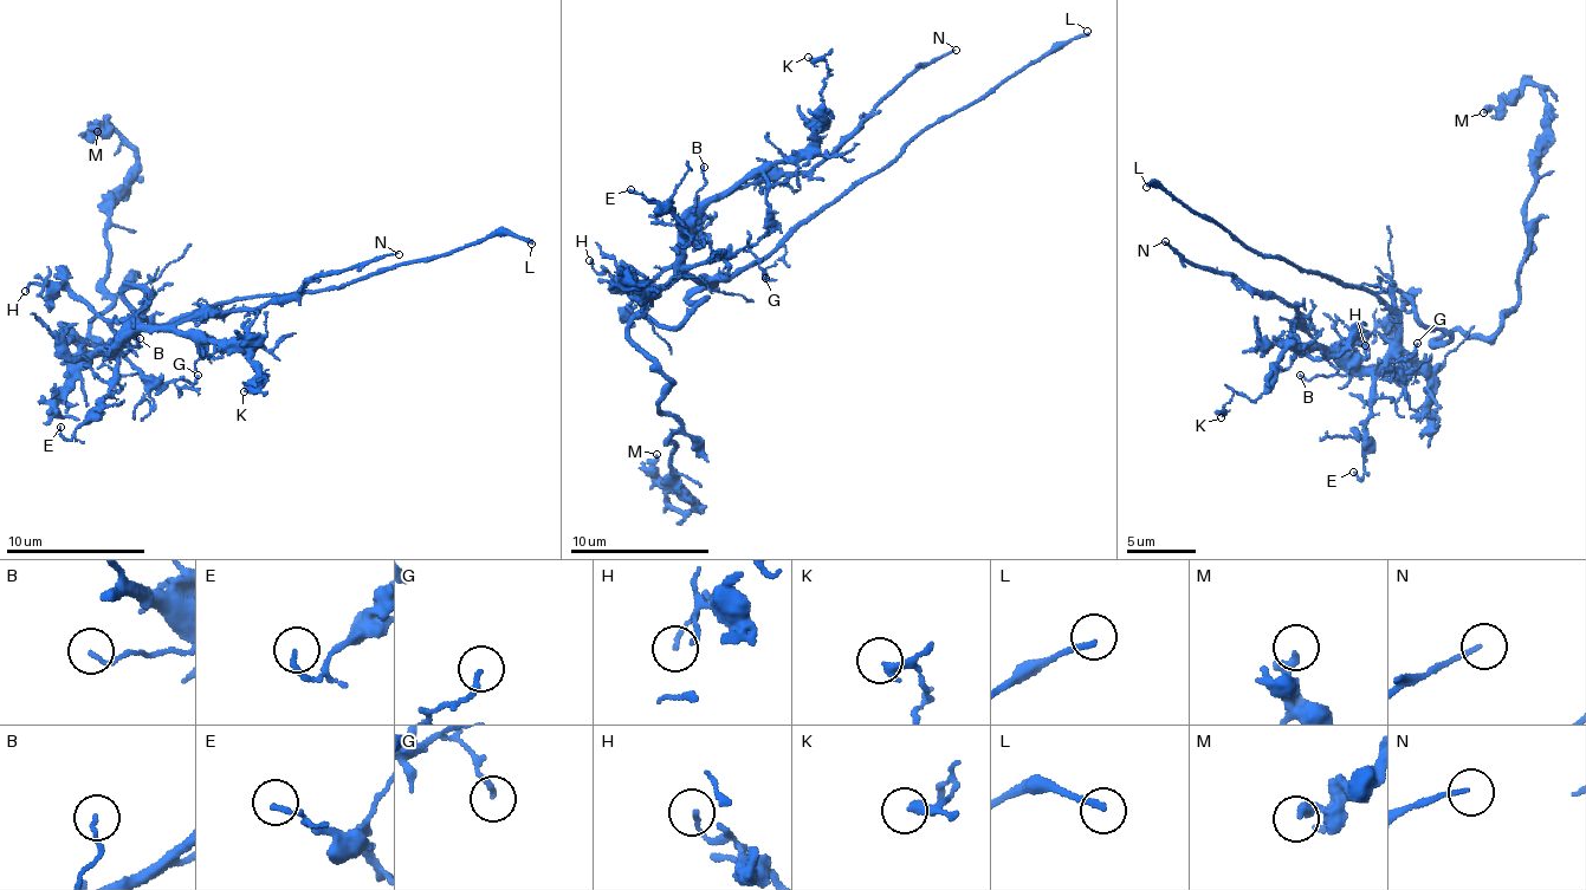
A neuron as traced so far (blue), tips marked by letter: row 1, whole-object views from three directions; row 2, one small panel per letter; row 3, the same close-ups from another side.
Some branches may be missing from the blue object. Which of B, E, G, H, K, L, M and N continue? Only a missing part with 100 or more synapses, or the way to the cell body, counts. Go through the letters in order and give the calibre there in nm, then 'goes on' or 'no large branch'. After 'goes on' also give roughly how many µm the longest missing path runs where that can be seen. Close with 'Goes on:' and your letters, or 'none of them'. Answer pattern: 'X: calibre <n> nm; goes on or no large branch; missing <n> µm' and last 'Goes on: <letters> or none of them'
B: calibre 110 nm; no large branch
E: calibre 150 nm; no large branch
G: calibre 160 nm; no large branch
H: calibre 120 nm; no large branch
K: calibre 220 nm; no large branch
L: calibre 190 nm; goes on; missing 25 µm
M: calibre 320 nm; no large branch
N: calibre 120 nm; no large branch
Goes on: L

